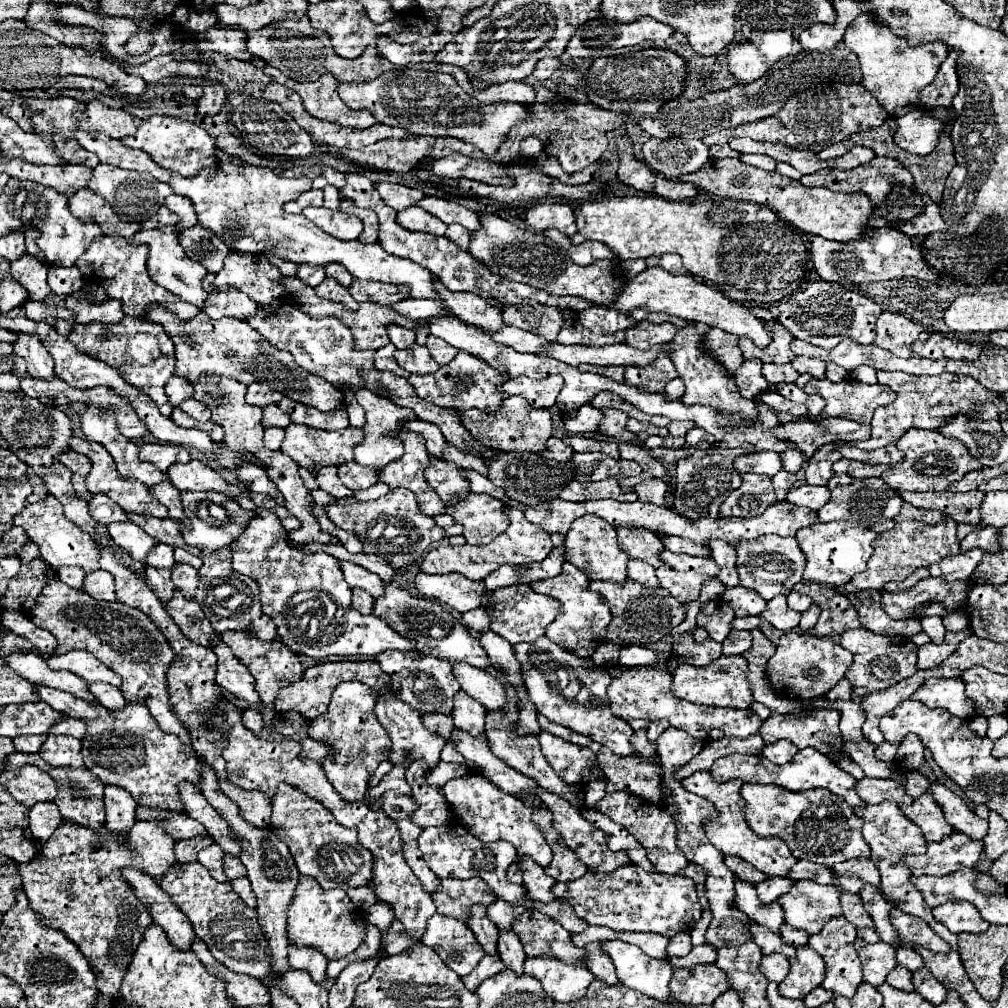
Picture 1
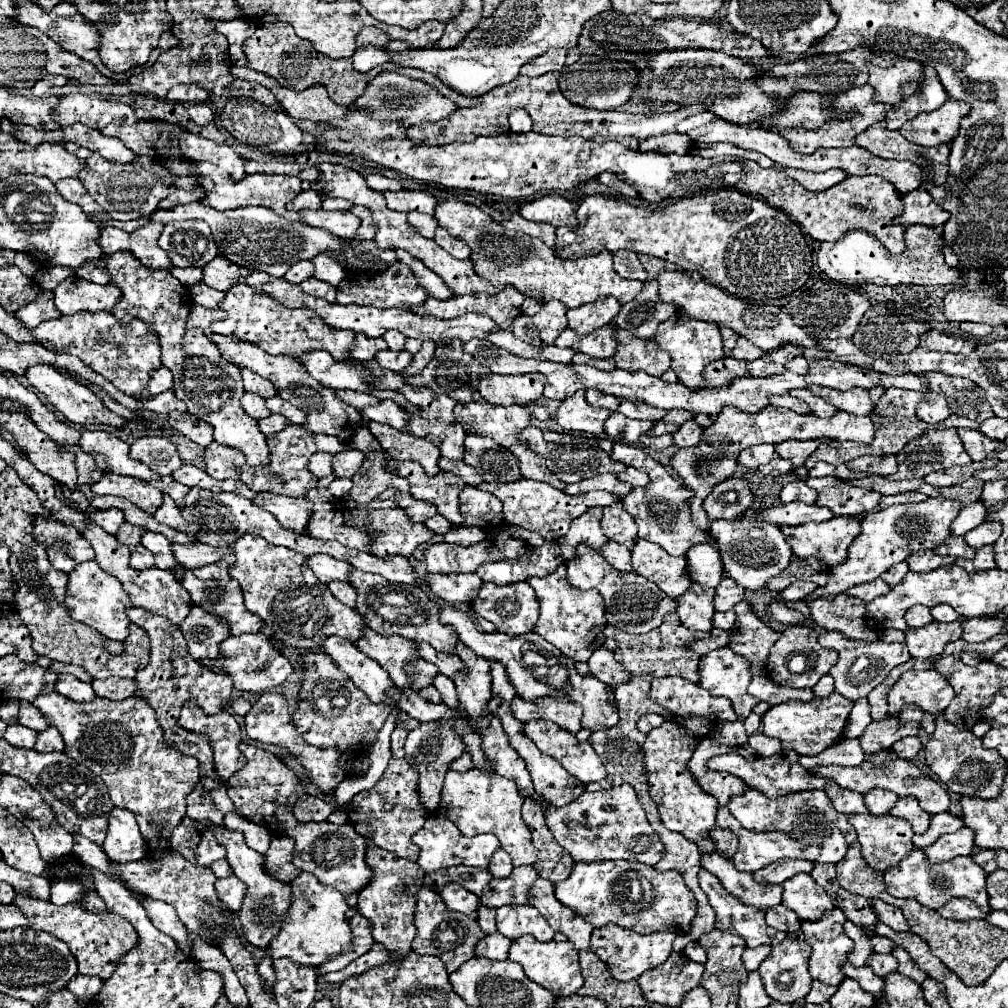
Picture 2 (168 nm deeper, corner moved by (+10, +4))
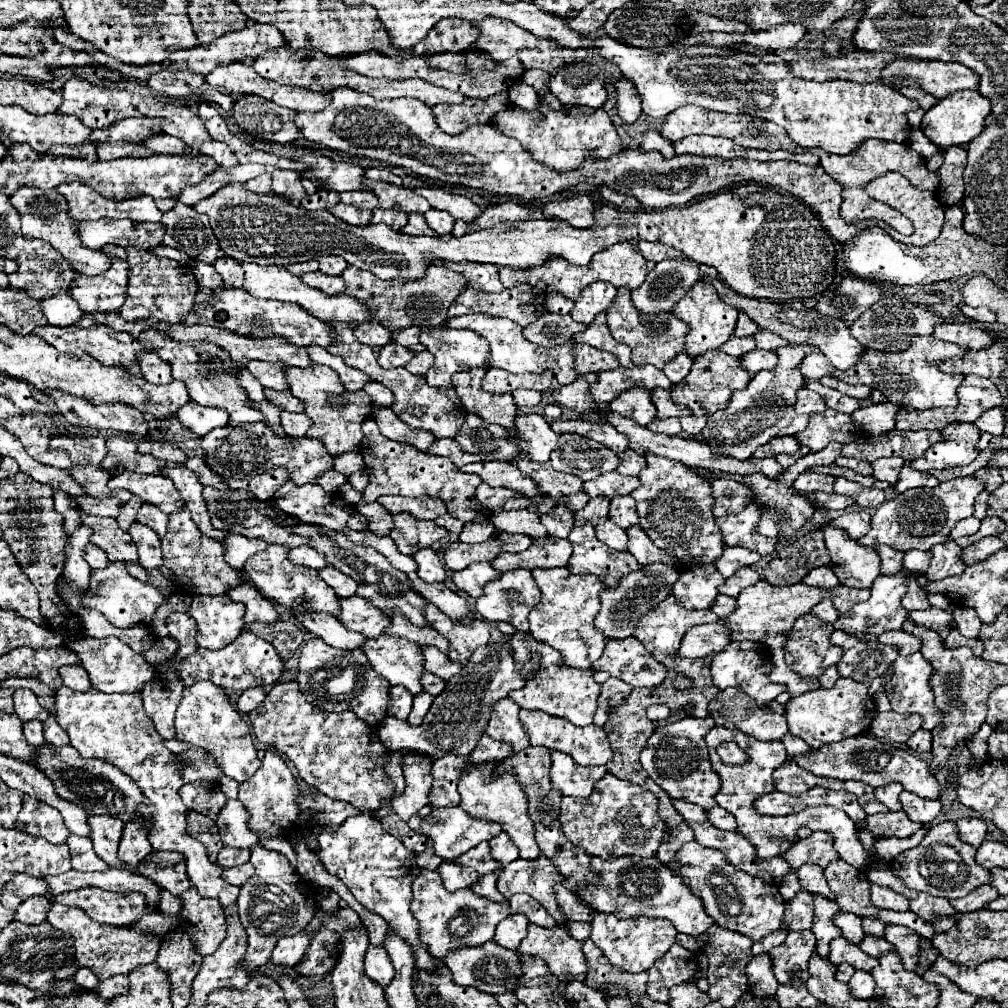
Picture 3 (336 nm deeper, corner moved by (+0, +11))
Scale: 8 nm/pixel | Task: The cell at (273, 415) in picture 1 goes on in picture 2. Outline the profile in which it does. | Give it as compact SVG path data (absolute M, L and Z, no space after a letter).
M245 393L243 399L241 399L241 405L243 405L245 413L247 413L249 417L257 419L257 421L259 421L259 419L265 419L267 415L271 415L271 413L267 411L267 407L265 407L265 399L259 397L259 395L255 395L255 393Z

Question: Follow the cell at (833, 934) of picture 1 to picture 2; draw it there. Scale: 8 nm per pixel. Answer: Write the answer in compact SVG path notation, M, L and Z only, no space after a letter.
M839 909L827 911L819 921L803 921L801 931L811 945L809 973L813 979L827 985L841 985L845 979L841 967L853 951L851 939L843 933L845 915Z

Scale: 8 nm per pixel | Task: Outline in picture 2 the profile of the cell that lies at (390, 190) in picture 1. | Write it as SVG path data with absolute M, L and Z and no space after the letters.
M375 173L375 175L367 175L365 181L367 181L367 185L371 185L371 187L373 187L375 191L379 191L379 193L385 193L385 191L399 191L399 189L403 189L401 183L399 183L397 179L387 179L387 177L379 175L379 173Z

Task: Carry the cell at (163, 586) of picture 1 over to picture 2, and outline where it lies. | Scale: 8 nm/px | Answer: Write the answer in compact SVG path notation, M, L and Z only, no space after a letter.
M139 545L133 553L131 553L131 567L133 569L147 569L153 565L153 555L143 547Z

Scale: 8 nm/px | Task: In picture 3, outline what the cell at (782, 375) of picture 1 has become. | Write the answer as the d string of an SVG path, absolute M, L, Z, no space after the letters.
M755 348L753 352L749 352L741 358L741 366L751 374L757 374L761 370L773 370L777 366L777 354Z

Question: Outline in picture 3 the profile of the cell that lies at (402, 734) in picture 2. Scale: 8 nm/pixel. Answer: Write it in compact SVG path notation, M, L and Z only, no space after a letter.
M421 692L421 696L415 696L413 698L413 708L411 708L411 714L407 718L407 722L411 726L419 726L425 718L425 714L429 712L431 708L431 702L433 702L433 696L429 692Z

